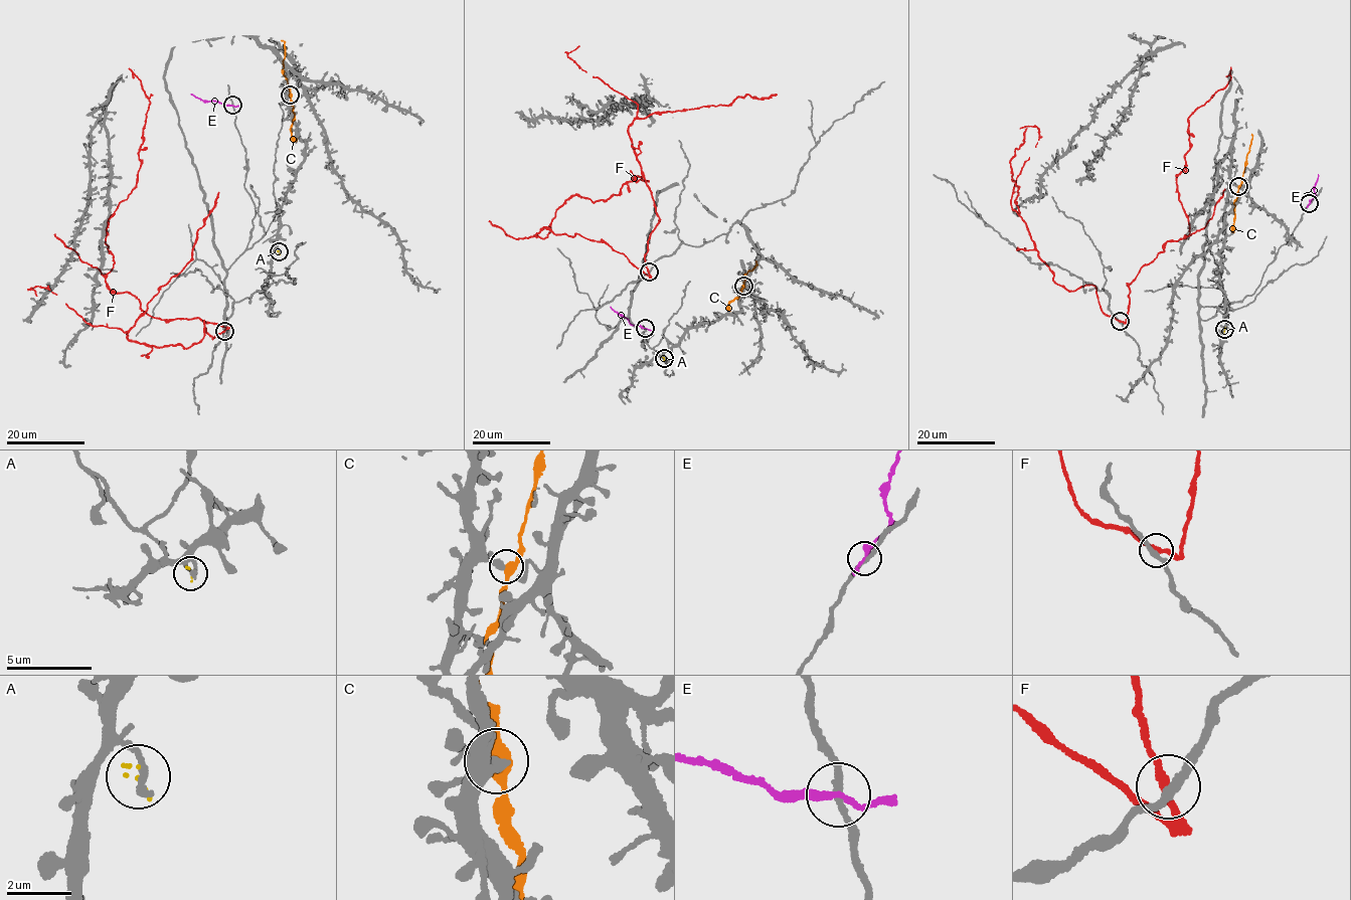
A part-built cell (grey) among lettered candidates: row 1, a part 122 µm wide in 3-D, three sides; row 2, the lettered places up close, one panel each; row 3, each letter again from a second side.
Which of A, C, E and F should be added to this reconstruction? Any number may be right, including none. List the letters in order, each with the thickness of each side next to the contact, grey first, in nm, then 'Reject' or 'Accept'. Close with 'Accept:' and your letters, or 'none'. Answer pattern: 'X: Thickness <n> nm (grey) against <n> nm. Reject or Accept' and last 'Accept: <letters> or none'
A: Thickness 260 nm (grey) against 60 nm. Reject
C: Thickness 360 nm (grey) against 400 nm. Reject
E: Thickness 200 nm (grey) against 180 nm. Reject
F: Thickness 280 nm (grey) against 220 nm. Reject
Accept: none

